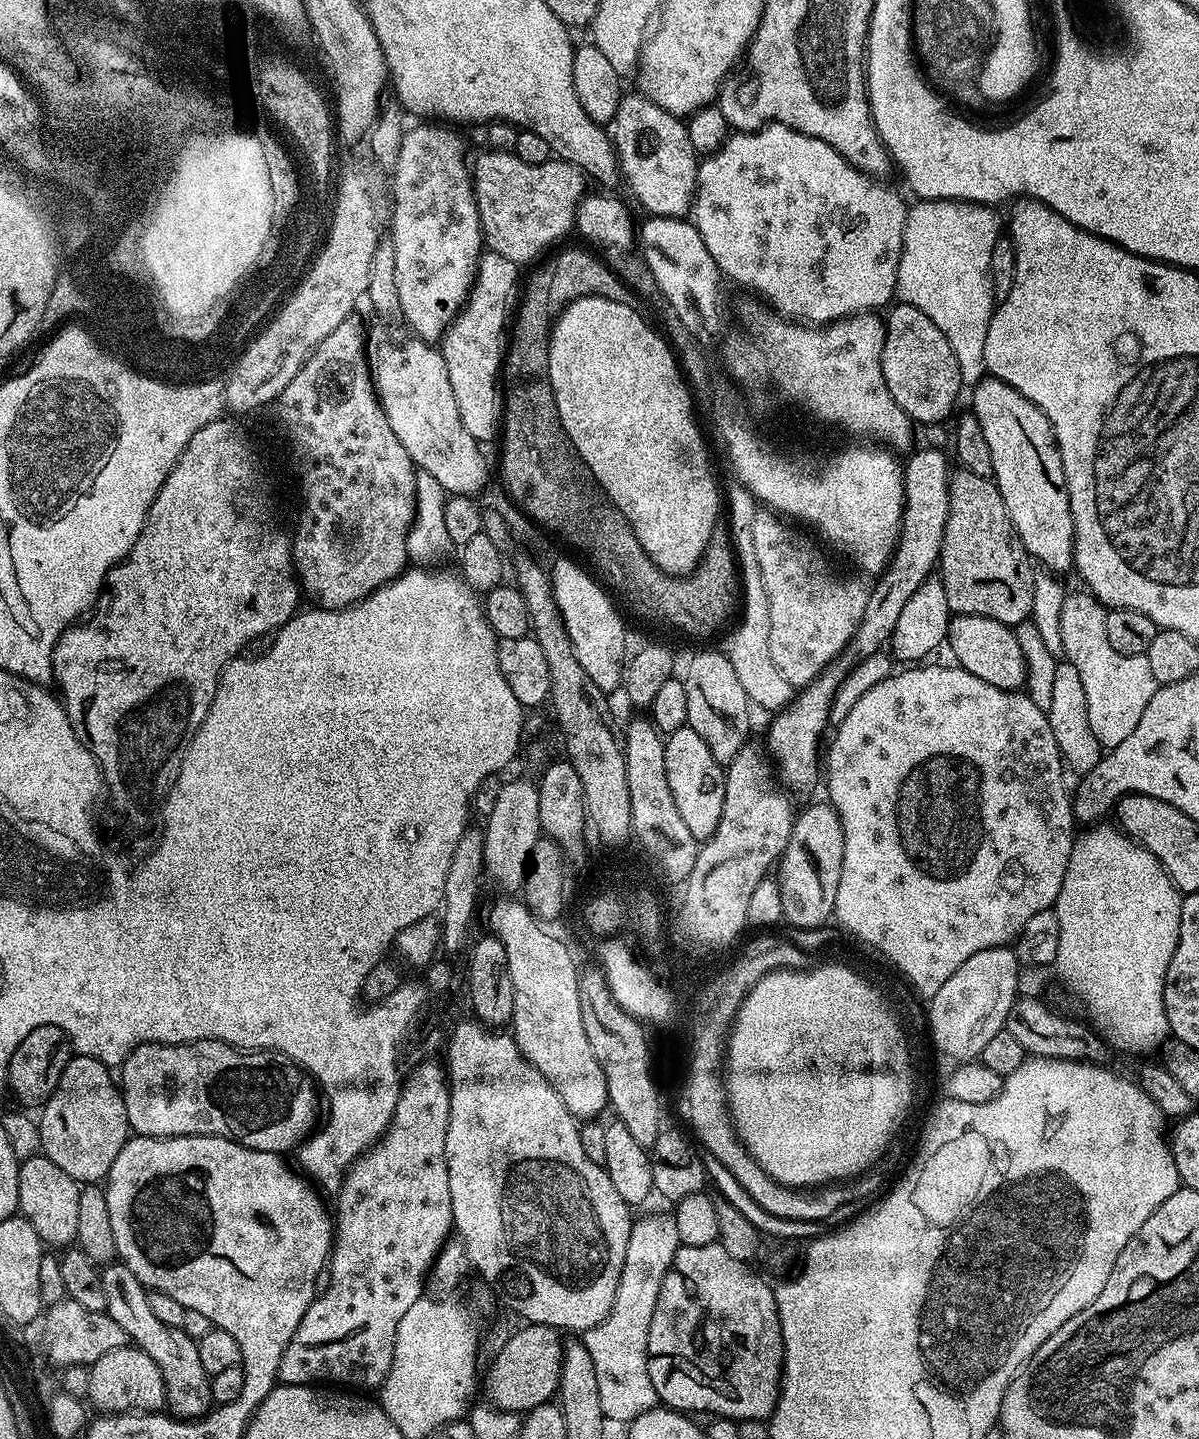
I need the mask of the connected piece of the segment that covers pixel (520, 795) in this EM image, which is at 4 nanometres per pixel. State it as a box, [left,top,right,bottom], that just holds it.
[484,785,542,894]

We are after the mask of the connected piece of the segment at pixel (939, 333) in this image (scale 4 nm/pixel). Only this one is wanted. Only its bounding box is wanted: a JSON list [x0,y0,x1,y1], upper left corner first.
[884,302,962,424]

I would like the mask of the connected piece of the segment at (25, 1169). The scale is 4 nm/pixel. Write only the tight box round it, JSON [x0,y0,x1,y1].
[18,1154,81,1249]

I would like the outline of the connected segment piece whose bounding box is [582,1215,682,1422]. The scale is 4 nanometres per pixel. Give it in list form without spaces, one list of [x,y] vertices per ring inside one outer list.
[[[671,1215],[637,1219],[626,1246],[626,1262],[610,1314],[601,1324],[583,1333],[582,1343],[590,1350],[594,1374],[598,1374],[598,1398],[602,1398],[602,1410],[609,1421],[631,1422],[657,1407],[658,1397],[648,1369],[648,1336],[657,1319],[656,1303],[664,1275],[681,1247],[678,1226]]]

